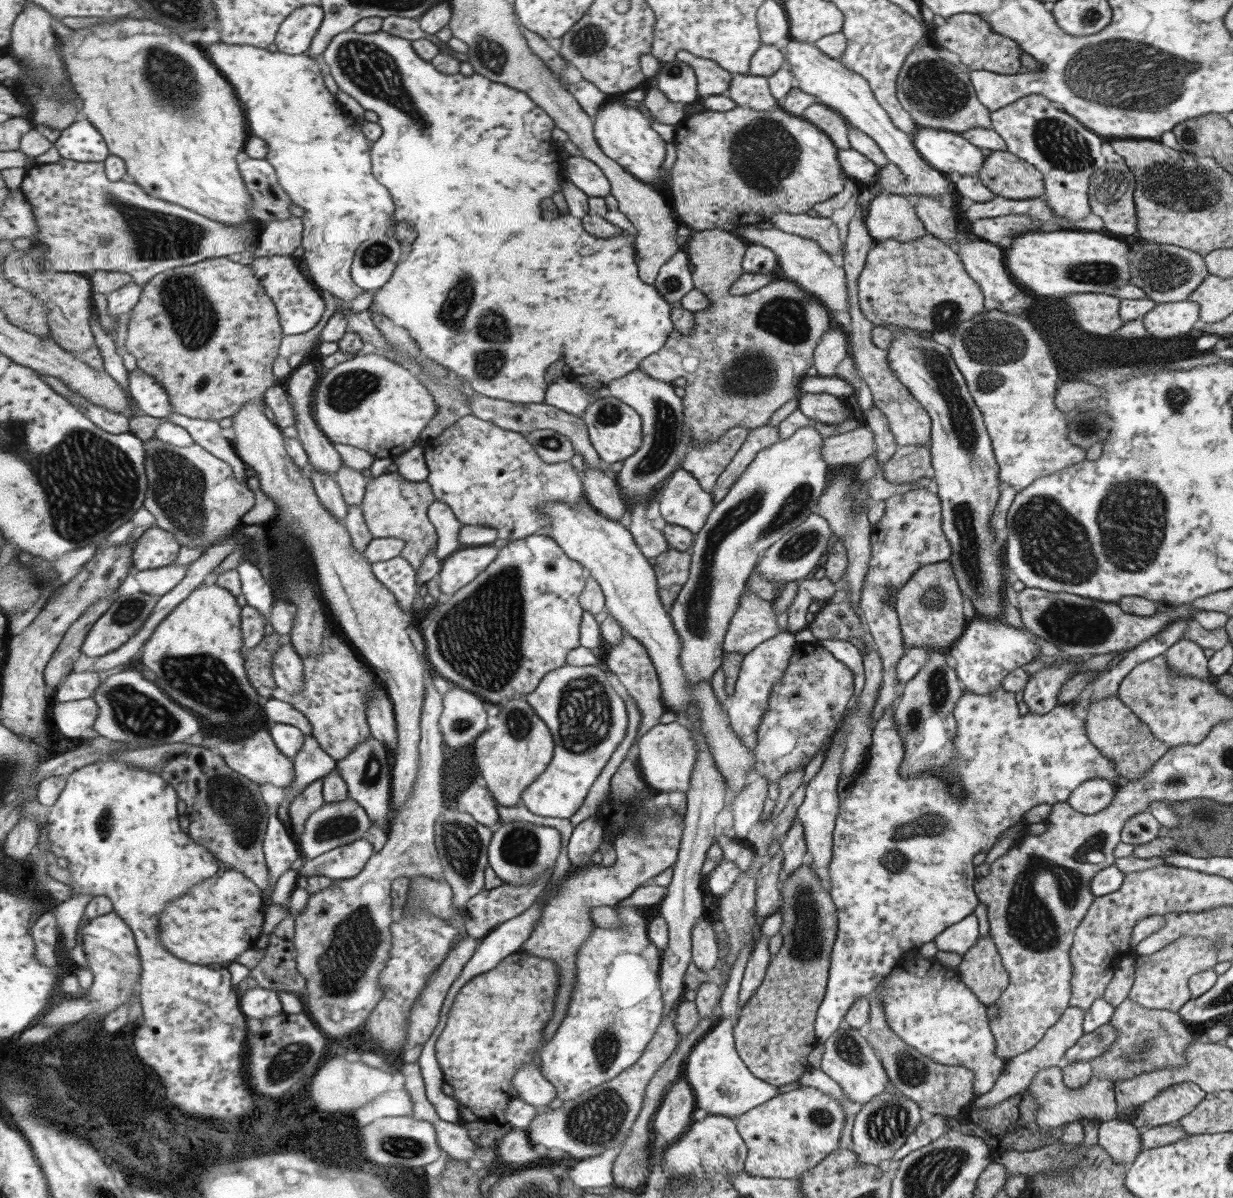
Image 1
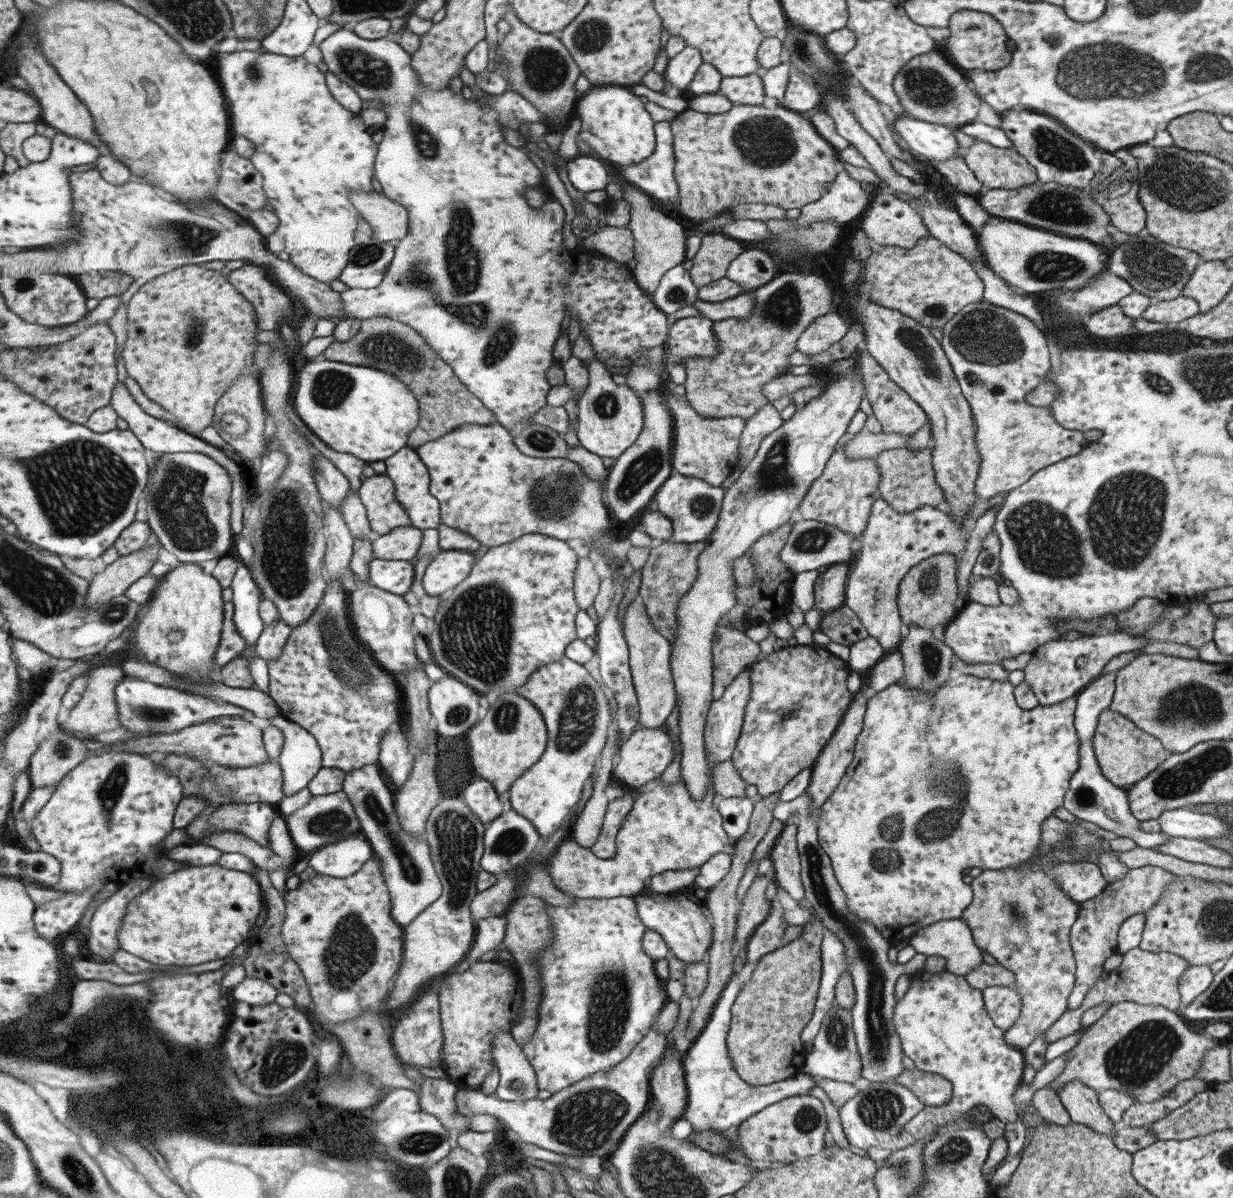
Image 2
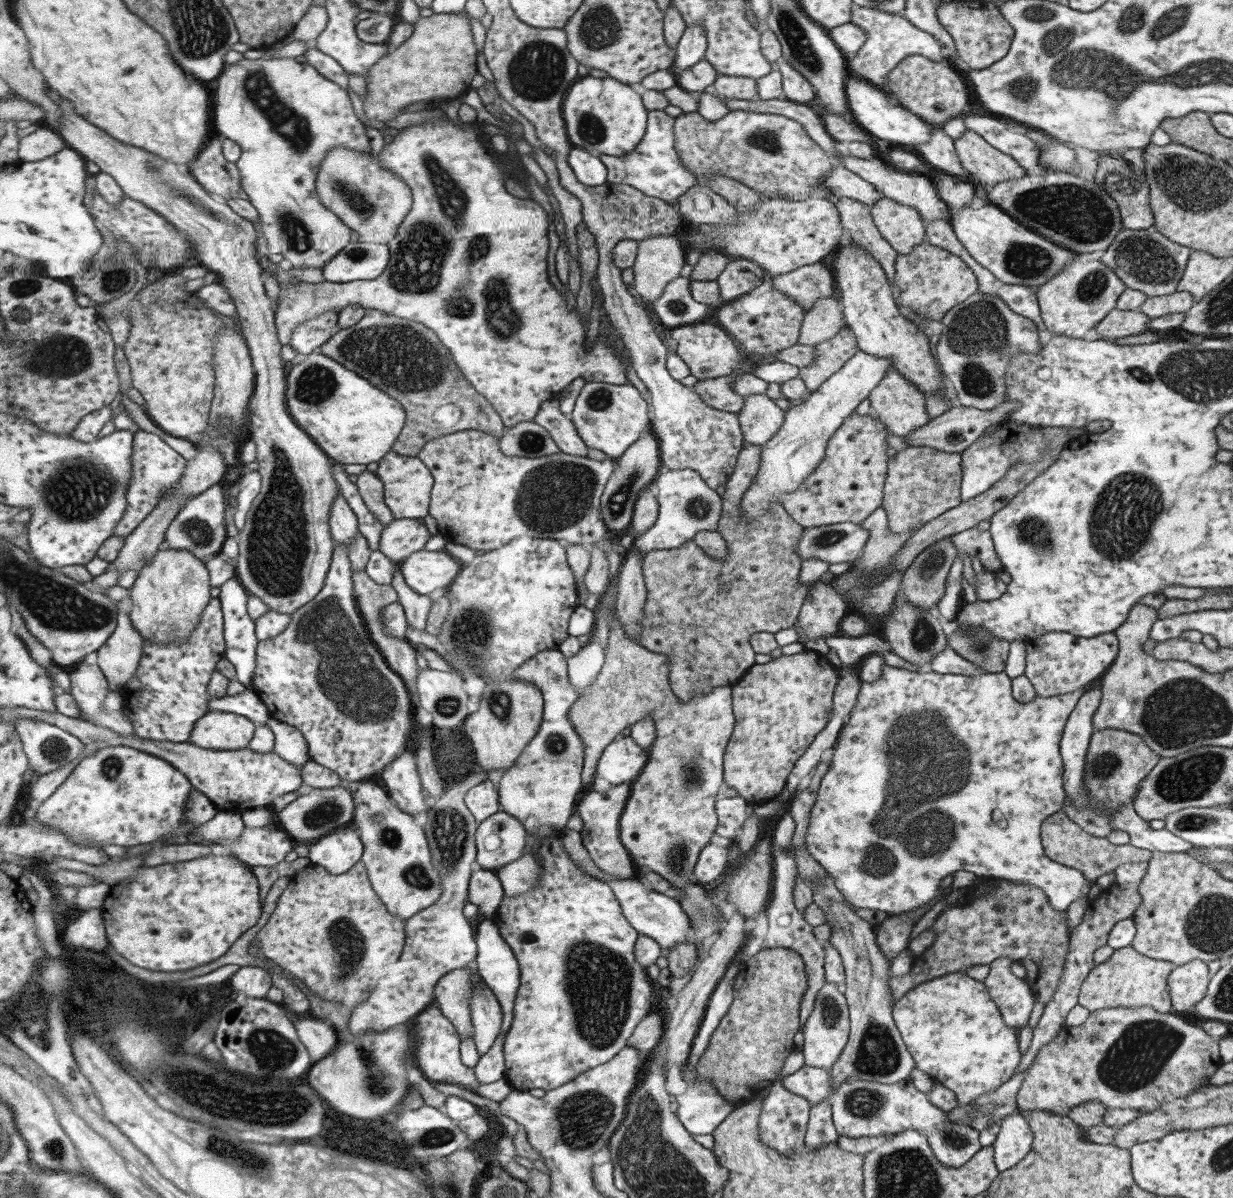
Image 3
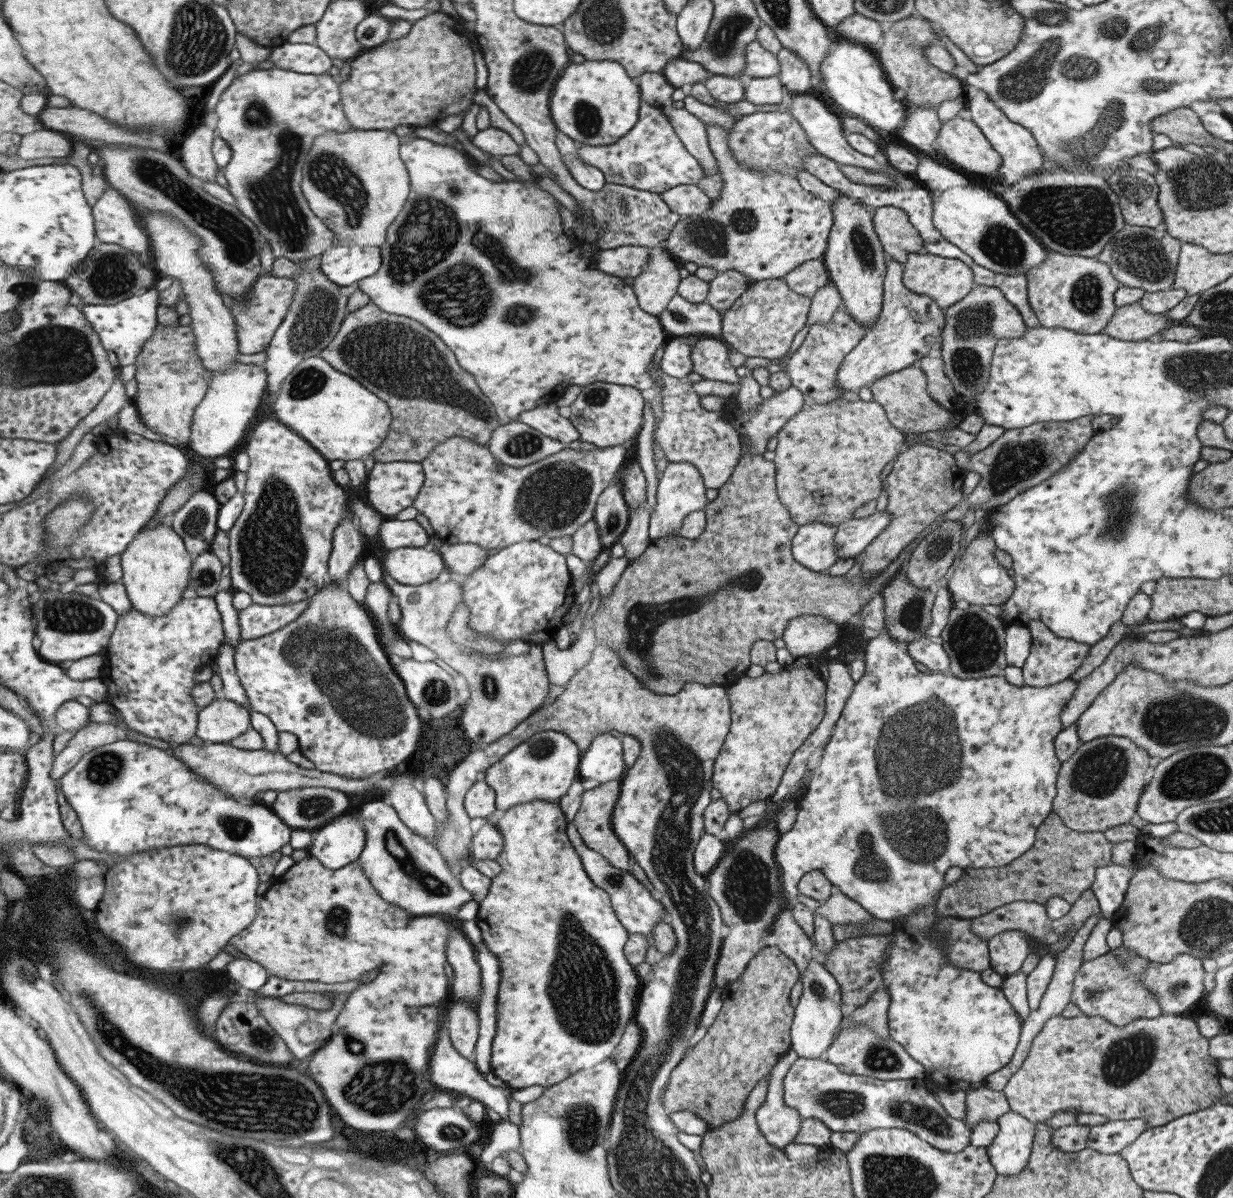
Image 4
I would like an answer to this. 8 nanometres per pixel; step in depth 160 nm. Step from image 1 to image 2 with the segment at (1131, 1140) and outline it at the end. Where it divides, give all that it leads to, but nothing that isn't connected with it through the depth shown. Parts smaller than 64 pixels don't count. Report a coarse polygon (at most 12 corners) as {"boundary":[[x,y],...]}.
{"boundary":[[1080,1080],[1057,1092],[1070,1122],[1107,1137],[1114,1122],[1097,1093]]}

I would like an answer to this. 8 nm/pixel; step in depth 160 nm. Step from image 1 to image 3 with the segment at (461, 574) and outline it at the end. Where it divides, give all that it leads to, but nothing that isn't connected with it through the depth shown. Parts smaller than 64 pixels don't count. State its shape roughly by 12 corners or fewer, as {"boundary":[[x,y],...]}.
{"boundary":[[423,549],[400,568],[427,595],[450,590],[462,564],[447,550]]}

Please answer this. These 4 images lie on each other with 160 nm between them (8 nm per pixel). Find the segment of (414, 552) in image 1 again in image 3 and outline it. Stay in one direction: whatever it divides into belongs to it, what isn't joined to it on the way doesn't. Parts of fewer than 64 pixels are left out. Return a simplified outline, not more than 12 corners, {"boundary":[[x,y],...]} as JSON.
{"boundary":[[367,470],[356,483],[369,510],[384,526],[396,518],[386,486]]}

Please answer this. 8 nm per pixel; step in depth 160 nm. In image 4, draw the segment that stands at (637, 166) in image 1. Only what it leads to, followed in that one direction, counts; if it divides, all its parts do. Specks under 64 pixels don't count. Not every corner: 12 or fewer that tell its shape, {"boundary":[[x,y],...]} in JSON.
{"boundary":[[614,60],[570,62],[551,94],[578,143],[615,144],[641,89]]}

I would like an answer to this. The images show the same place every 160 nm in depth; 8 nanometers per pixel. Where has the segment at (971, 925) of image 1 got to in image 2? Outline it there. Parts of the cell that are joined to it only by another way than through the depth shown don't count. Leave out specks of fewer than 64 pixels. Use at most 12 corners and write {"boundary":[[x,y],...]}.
{"boundary":[[939,920],[908,944],[963,975],[982,961],[970,926]]}

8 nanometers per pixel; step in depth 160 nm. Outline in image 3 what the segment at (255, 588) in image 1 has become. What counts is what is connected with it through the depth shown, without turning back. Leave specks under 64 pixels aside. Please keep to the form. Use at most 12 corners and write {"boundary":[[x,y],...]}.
{"boundary":[[235,575],[220,587],[226,658],[256,690],[256,620],[251,593]]}

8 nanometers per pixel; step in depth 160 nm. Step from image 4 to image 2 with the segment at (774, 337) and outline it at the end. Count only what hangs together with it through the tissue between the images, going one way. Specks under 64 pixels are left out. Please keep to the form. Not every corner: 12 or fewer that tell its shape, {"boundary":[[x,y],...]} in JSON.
{"boundary":[[745,292],[719,303],[698,299],[694,307],[713,322],[735,318],[746,323],[755,308]]}

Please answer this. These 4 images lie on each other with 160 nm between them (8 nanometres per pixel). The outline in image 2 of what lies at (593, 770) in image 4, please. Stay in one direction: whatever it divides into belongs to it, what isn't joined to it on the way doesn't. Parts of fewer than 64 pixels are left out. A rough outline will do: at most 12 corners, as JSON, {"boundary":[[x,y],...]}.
{"boundary":[[664,726],[641,728],[621,745],[613,778],[641,790],[675,758]]}

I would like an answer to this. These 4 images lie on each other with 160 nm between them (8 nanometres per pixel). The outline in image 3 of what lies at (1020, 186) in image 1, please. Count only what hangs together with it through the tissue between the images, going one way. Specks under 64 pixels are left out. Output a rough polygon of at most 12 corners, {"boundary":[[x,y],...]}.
{"boundary":[[965,129],[952,143],[981,194],[1026,175],[1009,154]]}

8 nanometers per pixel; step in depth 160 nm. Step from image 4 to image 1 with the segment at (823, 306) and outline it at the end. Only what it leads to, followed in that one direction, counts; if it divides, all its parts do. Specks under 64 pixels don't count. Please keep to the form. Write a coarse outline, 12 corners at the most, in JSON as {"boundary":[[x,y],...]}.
{"boundary":[[827,328],[813,351],[817,375],[834,376],[848,355],[843,330]]}

